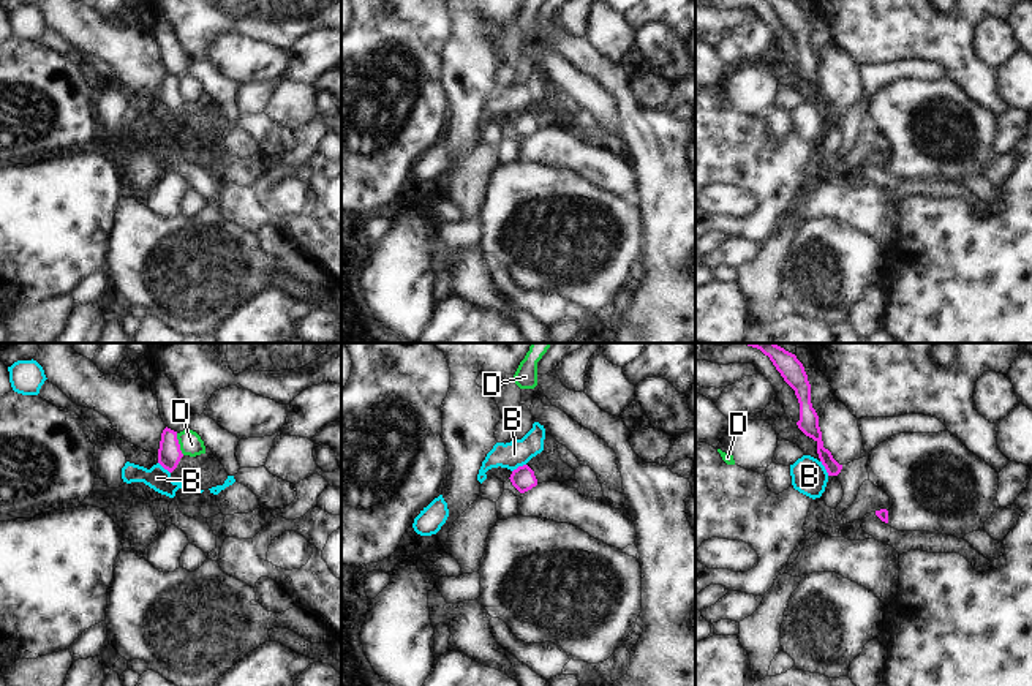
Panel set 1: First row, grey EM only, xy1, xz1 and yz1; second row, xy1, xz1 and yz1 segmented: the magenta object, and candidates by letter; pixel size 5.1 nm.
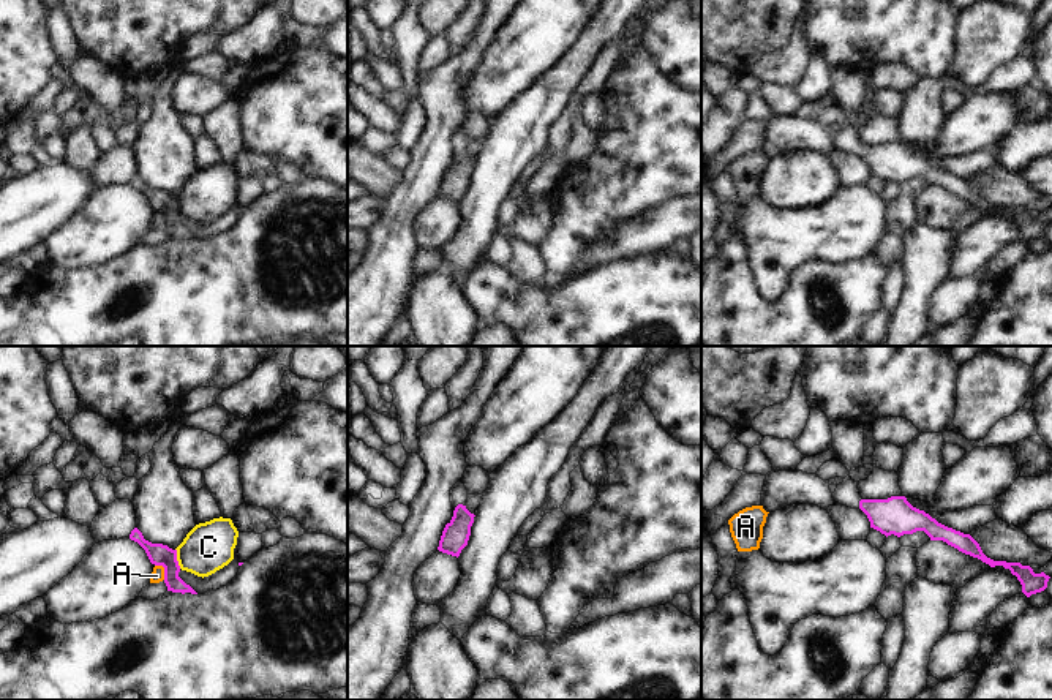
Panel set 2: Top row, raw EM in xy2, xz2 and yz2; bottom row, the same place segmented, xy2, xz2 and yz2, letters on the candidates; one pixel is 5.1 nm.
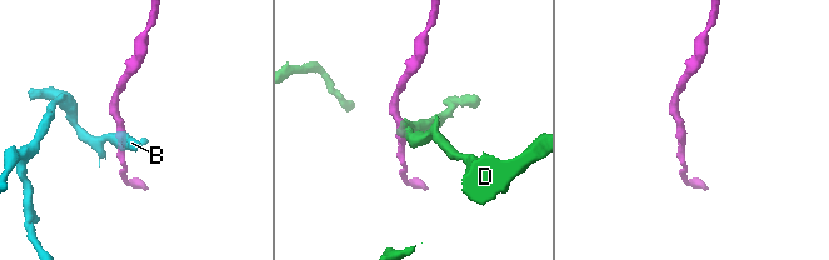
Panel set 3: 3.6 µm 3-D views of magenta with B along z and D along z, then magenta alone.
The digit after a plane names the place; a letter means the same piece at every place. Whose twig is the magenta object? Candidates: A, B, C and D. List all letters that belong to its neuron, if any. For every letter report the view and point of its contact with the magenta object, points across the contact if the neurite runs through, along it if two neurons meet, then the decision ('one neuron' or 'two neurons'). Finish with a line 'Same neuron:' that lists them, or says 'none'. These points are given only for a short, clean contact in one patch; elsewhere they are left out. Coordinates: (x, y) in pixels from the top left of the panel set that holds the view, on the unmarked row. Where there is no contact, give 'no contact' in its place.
A: contact xy2 (165, 215); border xy2 (155, 210), (165, 215), (165, 225); two neurons
B: contact yz1 (825, 114); border yz1 (821, 106), (828, 120); two neurons
C: contact xy2 (176, 204); border xy2 (176, 195), (180, 214); two neurons
D: contact xy1 (179, 90); border xy1 (176, 79), (179, 95), (184, 100); two neurons
Same neuron: none

